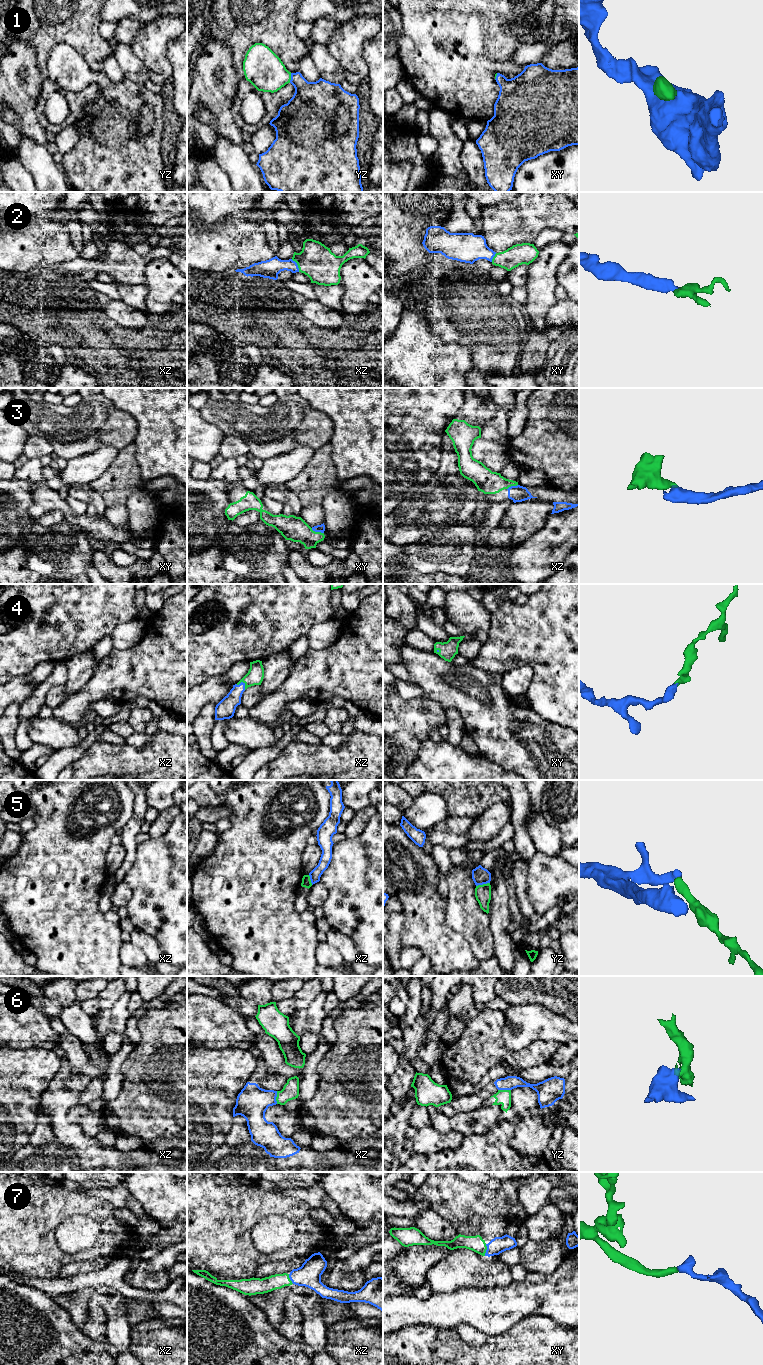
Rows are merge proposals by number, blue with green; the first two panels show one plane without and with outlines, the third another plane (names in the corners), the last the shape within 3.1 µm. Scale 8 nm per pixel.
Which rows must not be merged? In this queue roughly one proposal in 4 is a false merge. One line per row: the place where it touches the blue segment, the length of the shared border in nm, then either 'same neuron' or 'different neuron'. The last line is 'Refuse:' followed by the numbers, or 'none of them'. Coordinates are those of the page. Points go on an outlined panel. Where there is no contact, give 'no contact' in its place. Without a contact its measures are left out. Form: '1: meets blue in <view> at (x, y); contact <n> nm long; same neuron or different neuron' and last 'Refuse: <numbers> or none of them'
1: meets blue in yz at (291, 78); contact 80 nm long; same neuron
2: meets blue in xz at (297, 265); contact 120 nm long; same neuron
3: meets blue in xy at (317, 531); contact 110 nm long; same neuron
4: meets blue in xz at (243, 683); contact 90 nm long; same neuron
5: meets blue in yz at (482, 884); contact 120 nm long; different neuron
6: meets blue in xz at (276, 1096); contact 100 nm long; different neuron
7: meets blue in xy at (486, 1250); contact 100 nm long; same neuron
Refuse: 5, 6

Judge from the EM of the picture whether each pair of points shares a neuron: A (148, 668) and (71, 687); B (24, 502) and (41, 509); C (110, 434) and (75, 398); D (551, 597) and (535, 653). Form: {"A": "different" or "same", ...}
{"A": "different", "B": "different", "C": "different", "D": "same"}

